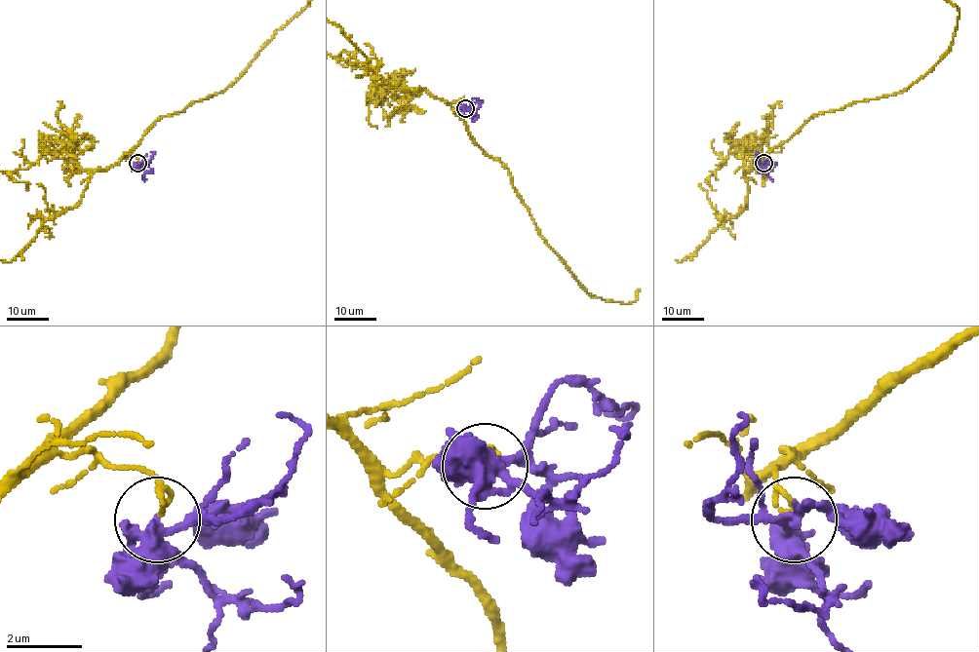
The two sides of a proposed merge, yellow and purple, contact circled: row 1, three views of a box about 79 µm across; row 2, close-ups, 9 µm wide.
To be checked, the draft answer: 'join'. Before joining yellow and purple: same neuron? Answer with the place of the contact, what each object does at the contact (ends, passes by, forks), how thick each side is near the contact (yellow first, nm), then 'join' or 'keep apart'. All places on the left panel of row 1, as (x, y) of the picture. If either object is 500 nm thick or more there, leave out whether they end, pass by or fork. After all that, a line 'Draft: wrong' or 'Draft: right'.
(137, 163) | yellow ends | purple passes by | 150/400 nm | keep apart
Draft: wrong

